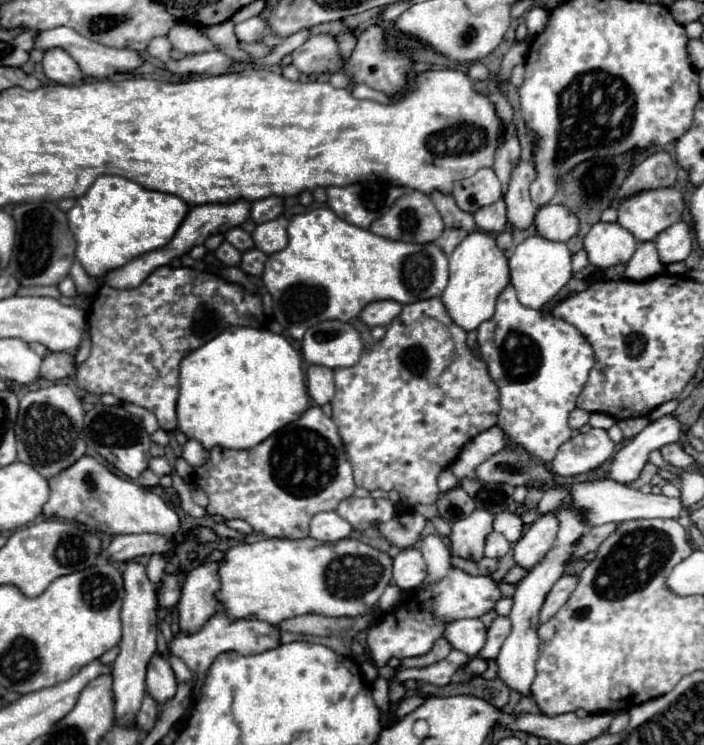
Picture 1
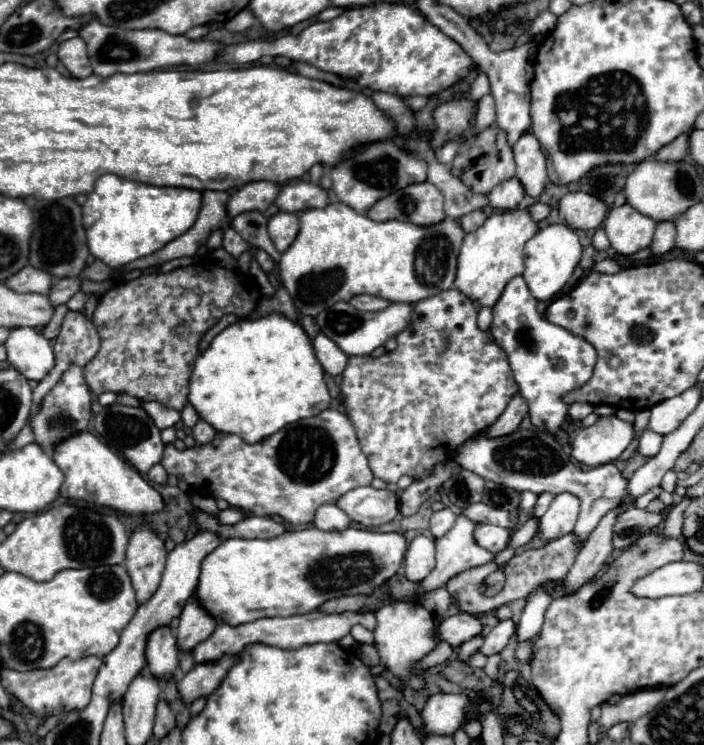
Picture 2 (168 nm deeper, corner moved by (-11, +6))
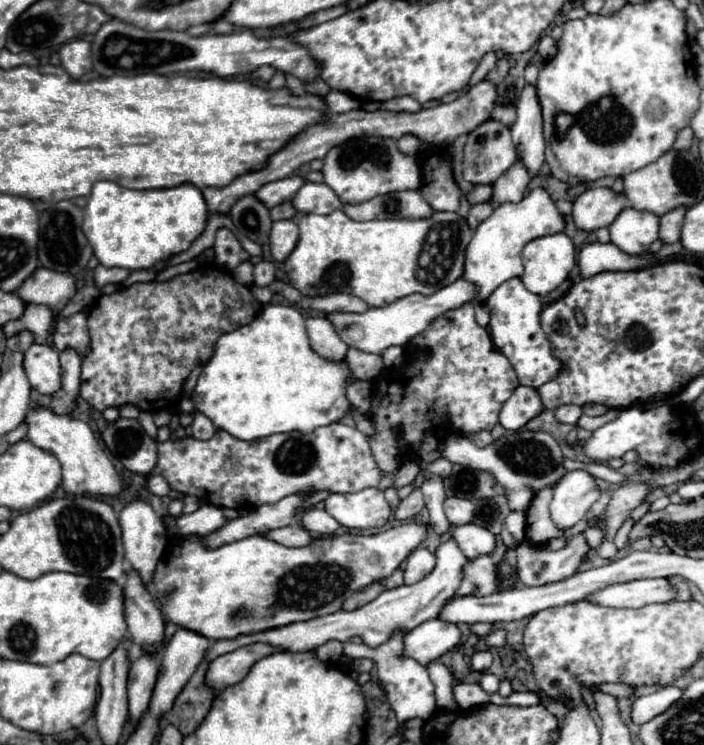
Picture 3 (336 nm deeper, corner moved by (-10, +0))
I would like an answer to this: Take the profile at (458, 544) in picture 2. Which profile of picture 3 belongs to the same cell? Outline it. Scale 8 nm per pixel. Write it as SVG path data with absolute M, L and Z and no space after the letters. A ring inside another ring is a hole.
M447 540L443 542L437 552L437 564L433 568L433 572L429 576L425 576L423 580L419 580L413 586L397 586L391 590L383 590L383 594L379 594L375 600L371 600L369 604L357 608L357 610L339 610L335 614L327 614L327 616L319 616L319 618L311 618L305 622L295 622L295 624L287 624L283 628L273 628L273 630L265 630L259 634L251 634L251 636L239 636L235 640L219 640L213 644L213 648L207 652L207 660L215 660L221 654L227 654L235 648L241 648L245 644L255 644L255 642L265 642L271 646L281 646L289 652L309 652L315 650L317 646L329 642L329 640L339 640L339 642L347 642L353 636L359 636L363 640L363 644L367 644L369 648L377 648L383 642L387 642L391 638L391 634L395 630L403 630L409 632L415 626L423 624L425 620L437 618L443 604L455 596L461 580L463 580L463 566L469 562L463 552L459 550L459 546L455 544L455 540Z

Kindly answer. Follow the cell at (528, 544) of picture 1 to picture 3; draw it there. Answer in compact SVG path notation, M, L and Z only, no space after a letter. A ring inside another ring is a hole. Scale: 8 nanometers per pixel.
M571 470L555 484L551 518L553 522L567 530L585 518L593 502L599 500L599 486L595 478L585 470Z

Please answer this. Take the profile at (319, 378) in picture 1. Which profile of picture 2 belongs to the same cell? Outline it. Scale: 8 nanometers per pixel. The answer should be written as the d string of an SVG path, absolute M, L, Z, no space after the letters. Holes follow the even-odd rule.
M318 334L314 338L314 350L324 372L328 372L330 376L338 376L344 372L348 364L348 356L330 338L326 338L324 334Z

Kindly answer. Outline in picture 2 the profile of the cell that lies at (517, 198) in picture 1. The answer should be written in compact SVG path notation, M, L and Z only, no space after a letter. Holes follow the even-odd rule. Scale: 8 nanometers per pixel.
M524 134L512 150L516 160L516 178L528 196L538 198L546 188L546 158L538 140L534 134Z

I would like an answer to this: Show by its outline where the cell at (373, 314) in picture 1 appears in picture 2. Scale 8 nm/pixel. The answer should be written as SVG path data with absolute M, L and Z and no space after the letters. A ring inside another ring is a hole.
M360 294L360 296L354 296L350 300L350 304L356 308L356 310L366 310L366 312L380 312L384 308L388 308L388 304L392 304L390 300L384 300L384 298L378 298L378 296L368 296L368 294Z

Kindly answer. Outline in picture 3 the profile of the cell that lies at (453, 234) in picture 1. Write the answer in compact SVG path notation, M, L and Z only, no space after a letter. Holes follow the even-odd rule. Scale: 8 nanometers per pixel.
M481 202L481 204L475 204L475 206L471 206L471 210L469 210L469 216L467 216L467 222L469 222L469 226L475 230L483 220L487 220L489 216L491 216L491 212L493 212L493 206L491 206L491 202Z

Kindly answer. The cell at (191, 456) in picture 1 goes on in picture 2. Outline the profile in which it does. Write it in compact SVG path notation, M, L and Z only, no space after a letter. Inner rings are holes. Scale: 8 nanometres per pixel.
M198 422L196 426L194 426L194 430L192 430L192 436L194 436L194 440L196 440L196 444L210 444L212 440L214 440L214 436L216 436L216 430L210 426L210 424L206 424L206 422Z

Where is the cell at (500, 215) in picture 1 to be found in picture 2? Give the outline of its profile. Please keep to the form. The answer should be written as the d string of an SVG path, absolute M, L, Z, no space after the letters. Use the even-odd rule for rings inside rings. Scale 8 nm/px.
M516 178L498 184L498 186L488 194L490 206L492 206L494 210L498 210L498 212L516 210L522 198L524 198L524 190L522 190L522 184L520 184Z

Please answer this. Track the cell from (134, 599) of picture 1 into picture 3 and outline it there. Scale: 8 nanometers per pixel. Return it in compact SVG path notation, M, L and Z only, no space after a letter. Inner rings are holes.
M133 500L129 502L121 514L119 514L119 524L121 524L121 530L123 530L123 546L125 546L125 556L131 564L133 570L137 570L143 578L145 584L151 582L153 578L153 572L157 568L157 562L161 558L161 554L165 552L167 548L167 530L161 522L161 518L153 512L151 504L143 502L143 500Z

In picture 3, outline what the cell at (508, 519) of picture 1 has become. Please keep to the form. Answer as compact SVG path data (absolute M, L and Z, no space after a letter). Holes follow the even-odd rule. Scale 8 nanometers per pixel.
M455 496L445 498L443 510L445 510L445 516L449 518L449 522L451 522L453 526L469 524L469 522L473 520L473 516L475 516L475 504L473 504L471 500L455 498Z

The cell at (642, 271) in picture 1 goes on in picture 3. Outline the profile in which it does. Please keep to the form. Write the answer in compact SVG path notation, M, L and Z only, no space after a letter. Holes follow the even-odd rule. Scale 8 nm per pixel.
M679 206L679 210L669 210L667 214L663 214L659 238L661 238L665 244L671 244L671 242L677 242L677 240L679 240L685 212L687 212L687 208L685 208L685 206Z

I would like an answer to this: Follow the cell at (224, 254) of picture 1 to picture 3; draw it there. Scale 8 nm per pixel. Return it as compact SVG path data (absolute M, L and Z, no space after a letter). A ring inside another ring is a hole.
M229 228L217 230L217 238L213 244L215 250L215 260L219 266L223 266L225 270L233 270L237 268L241 262L249 260L251 256L243 250L243 246L239 244L239 240L235 238L235 234Z

